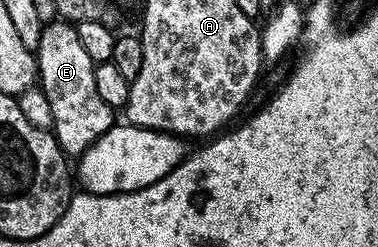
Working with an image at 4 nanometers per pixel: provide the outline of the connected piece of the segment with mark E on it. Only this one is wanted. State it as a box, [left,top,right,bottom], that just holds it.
[34,20,114,156]

